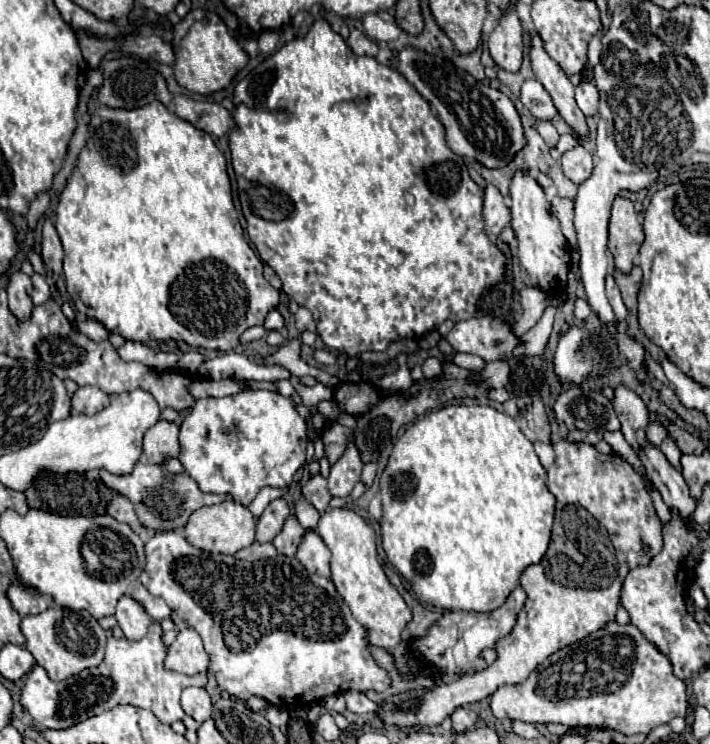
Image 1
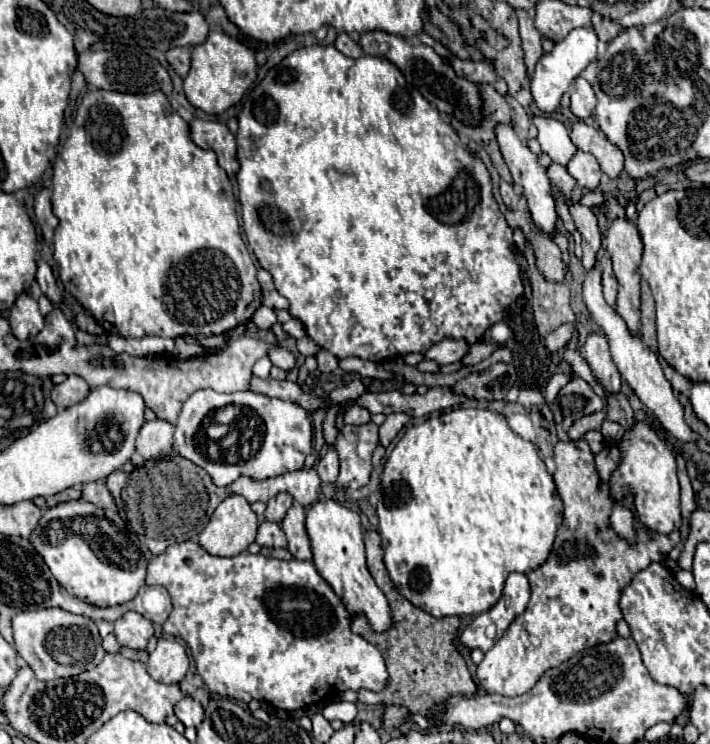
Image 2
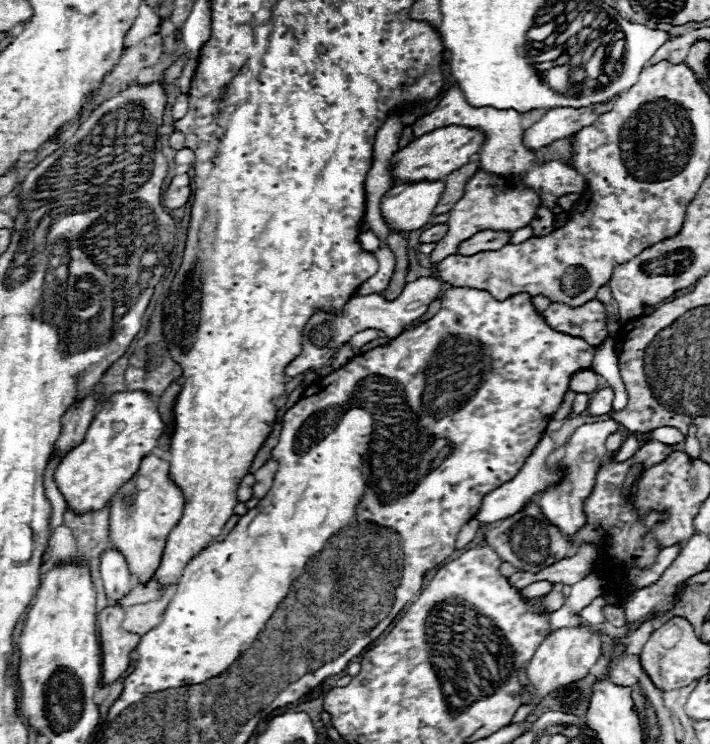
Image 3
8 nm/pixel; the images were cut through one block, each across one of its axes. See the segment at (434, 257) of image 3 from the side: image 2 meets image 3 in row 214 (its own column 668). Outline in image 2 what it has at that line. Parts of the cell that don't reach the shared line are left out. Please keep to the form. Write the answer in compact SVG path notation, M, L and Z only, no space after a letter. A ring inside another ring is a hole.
M638 422L632 430L626 432L624 440L620 442L620 450L622 450L622 464L610 476L610 490L614 498L622 500L626 492L632 492L640 522L646 528L662 534L678 530L682 524L682 514L680 514L680 486L676 476L674 454L666 448L666 444L658 438L658 434L644 422Z

